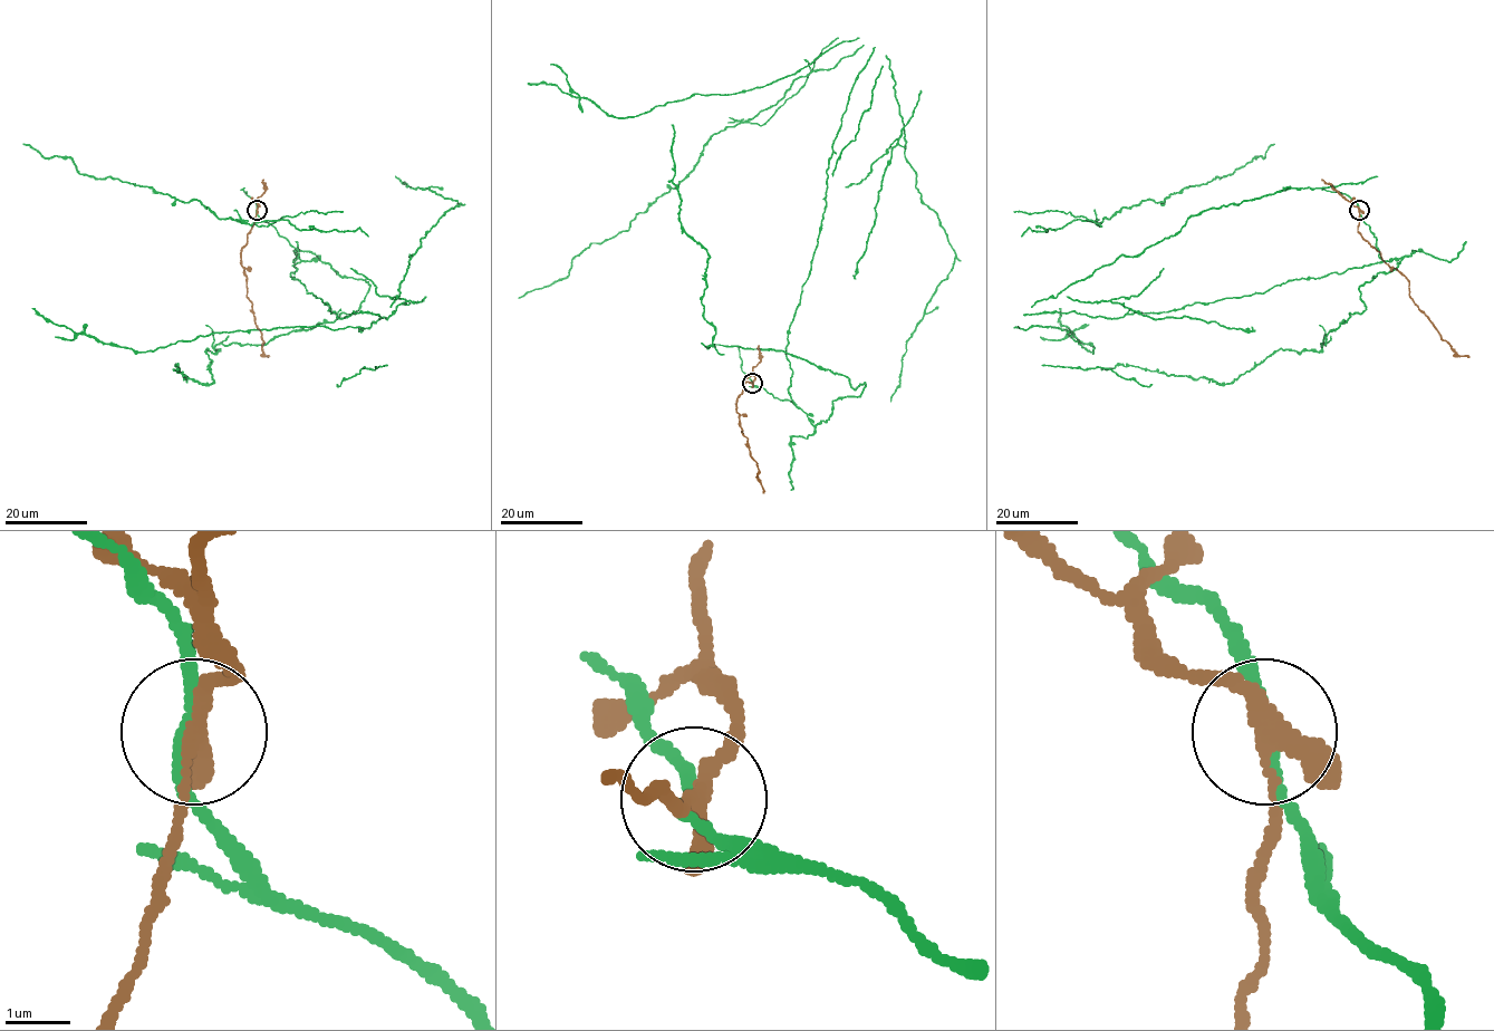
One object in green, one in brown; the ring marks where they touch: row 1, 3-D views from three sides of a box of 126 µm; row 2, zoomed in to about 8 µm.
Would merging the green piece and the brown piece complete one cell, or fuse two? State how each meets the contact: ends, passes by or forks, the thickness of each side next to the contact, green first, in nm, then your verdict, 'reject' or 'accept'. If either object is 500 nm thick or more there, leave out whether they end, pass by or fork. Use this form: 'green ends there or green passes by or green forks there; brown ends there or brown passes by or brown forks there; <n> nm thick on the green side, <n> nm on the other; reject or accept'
green passes by; brown forks there; 180 nm thick on the green side, 240 nm on the other; reject

